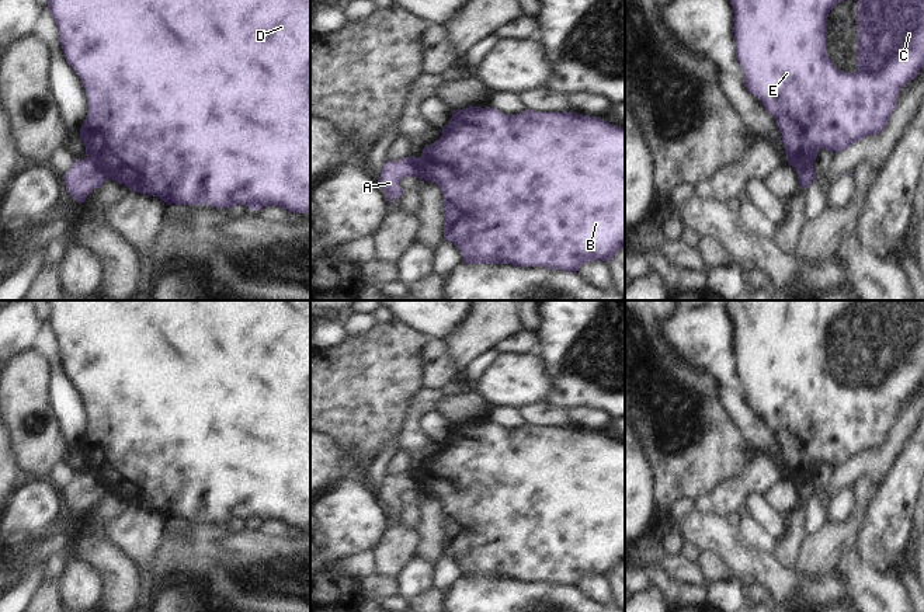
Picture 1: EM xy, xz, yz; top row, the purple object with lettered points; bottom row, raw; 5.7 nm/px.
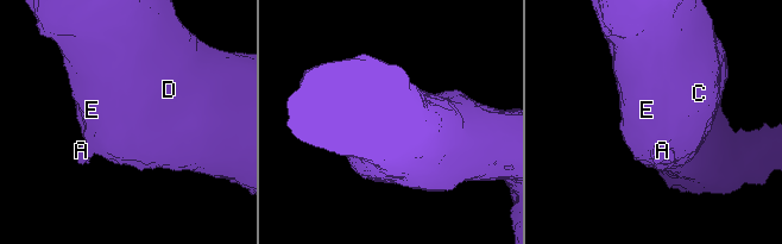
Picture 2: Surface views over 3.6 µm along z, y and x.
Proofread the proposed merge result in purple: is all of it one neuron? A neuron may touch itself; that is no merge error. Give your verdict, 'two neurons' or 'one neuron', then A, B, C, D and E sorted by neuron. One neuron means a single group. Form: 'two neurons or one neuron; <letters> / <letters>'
two neurons; A / B C D E

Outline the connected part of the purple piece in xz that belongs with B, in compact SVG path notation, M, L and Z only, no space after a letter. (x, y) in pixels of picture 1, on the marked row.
M466 107L454 111L438 140L425 146L420 157L411 157L417 164L417 175L441 187L445 206L444 240L454 241L459 247L466 264L493 262L579 271L588 261L608 261L625 247L625 128L609 124L600 117L577 112L539 112L534 109L507 115L493 107Z

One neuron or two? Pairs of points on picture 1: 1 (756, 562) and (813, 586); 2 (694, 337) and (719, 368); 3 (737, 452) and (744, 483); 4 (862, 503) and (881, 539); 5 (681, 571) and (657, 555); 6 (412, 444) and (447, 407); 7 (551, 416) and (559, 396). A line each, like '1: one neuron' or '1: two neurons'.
1: one neuron
2: one neuron
3: two neurons
4: two neurons
5: one neuron
6: two neurons
7: two neurons

